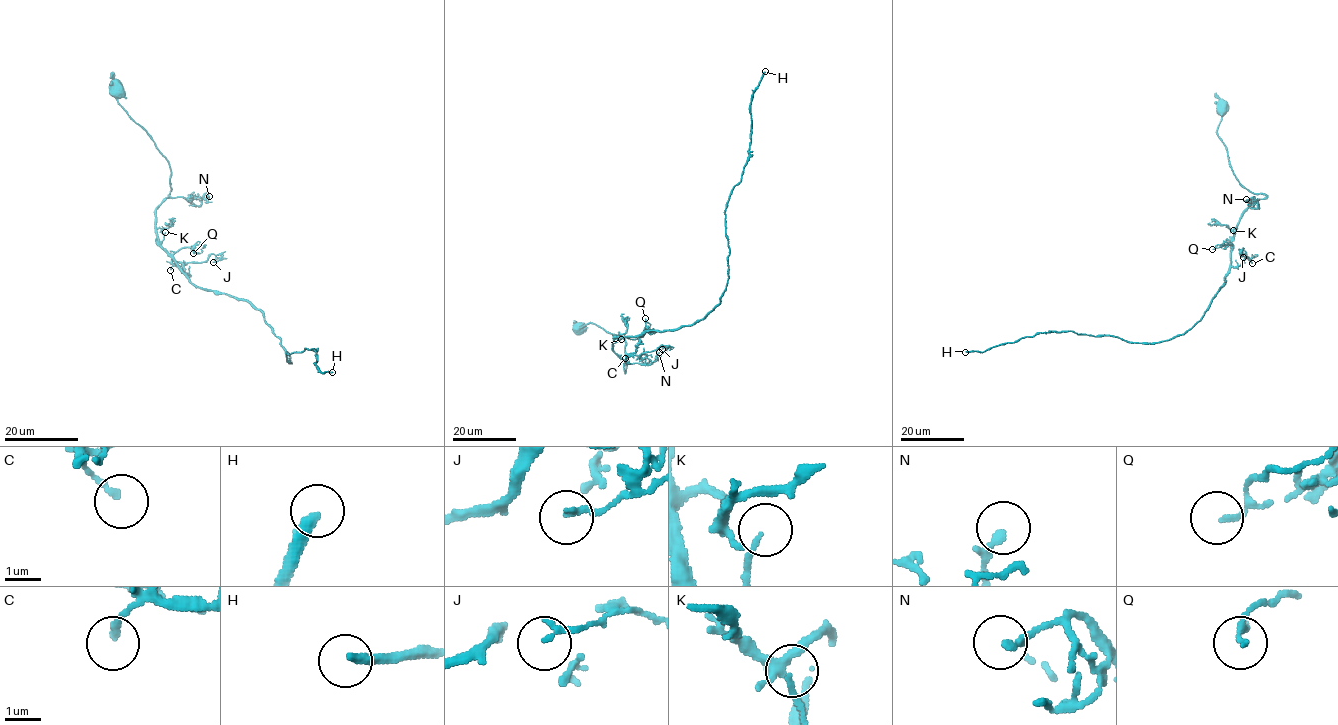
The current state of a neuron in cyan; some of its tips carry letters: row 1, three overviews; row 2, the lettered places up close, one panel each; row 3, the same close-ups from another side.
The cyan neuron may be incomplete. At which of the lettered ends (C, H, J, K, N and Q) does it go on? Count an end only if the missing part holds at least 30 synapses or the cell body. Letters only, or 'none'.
H

